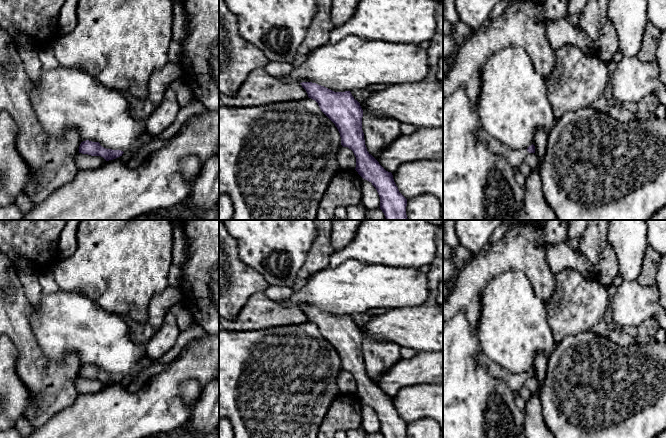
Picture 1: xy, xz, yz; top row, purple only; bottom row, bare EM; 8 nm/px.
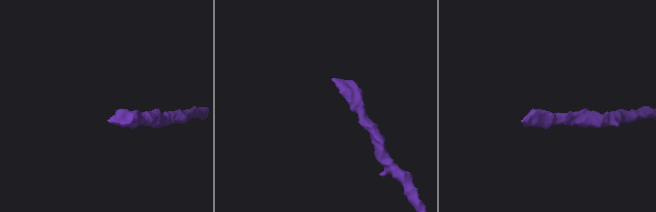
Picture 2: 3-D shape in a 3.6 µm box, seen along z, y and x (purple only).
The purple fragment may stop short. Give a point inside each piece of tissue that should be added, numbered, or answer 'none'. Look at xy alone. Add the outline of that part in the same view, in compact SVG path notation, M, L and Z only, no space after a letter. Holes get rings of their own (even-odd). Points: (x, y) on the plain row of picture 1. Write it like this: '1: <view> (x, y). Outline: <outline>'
none

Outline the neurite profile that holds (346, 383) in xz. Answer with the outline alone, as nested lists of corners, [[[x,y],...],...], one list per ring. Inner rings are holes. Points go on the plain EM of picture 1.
[[[341,371],[337,386],[339,393],[355,393],[356,392],[356,381],[351,373],[348,371]]]

